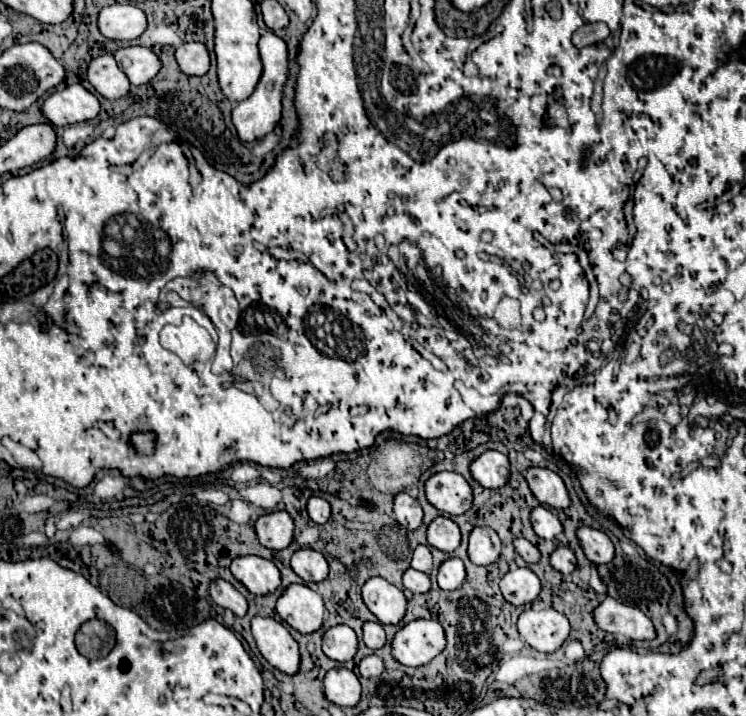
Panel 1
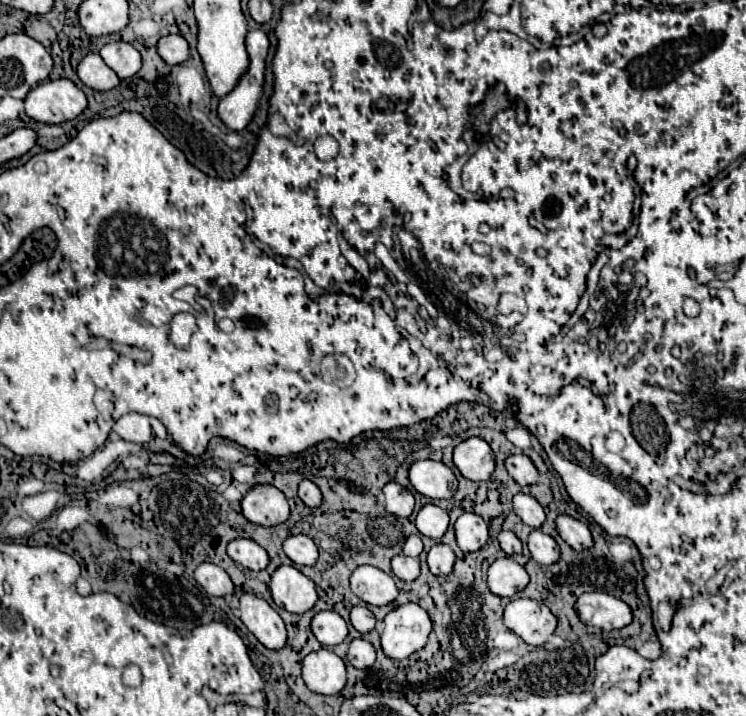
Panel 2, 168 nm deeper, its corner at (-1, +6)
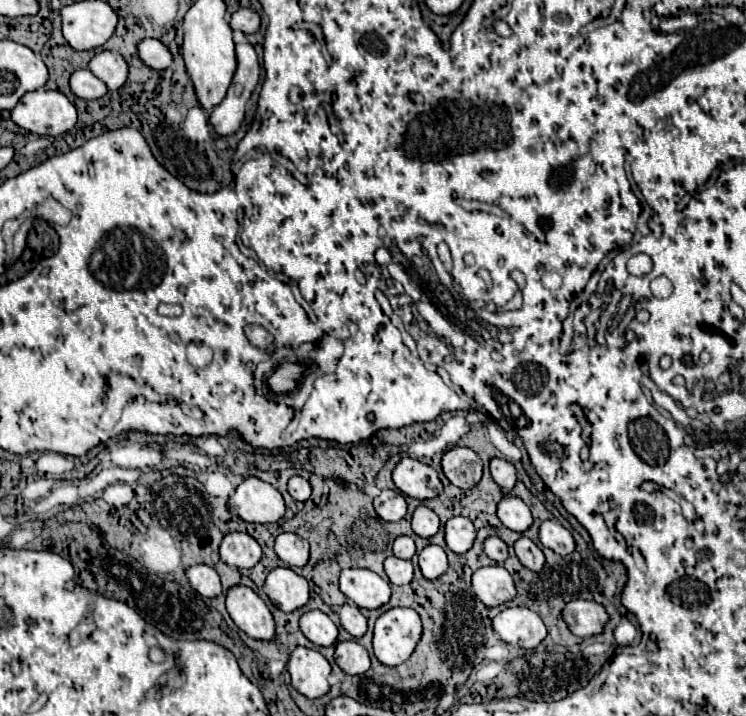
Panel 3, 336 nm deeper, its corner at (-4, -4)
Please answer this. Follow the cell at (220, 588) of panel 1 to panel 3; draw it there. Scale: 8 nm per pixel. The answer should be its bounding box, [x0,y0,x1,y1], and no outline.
[186,564,222,598]

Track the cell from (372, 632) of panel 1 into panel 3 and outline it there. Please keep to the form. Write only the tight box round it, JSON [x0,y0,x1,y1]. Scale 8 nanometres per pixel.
[340,604,368,638]

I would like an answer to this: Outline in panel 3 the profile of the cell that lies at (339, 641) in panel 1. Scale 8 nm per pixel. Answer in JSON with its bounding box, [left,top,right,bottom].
[300,610,338,646]

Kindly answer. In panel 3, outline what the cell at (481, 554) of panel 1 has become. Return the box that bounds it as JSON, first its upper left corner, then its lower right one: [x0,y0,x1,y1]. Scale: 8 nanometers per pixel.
[444,516,476,554]

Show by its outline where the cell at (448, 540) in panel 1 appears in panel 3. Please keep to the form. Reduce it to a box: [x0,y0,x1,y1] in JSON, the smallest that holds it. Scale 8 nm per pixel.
[412,506,440,538]

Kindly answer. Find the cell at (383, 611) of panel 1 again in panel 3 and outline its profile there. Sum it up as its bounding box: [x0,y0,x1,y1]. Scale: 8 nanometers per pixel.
[340,568,392,610]

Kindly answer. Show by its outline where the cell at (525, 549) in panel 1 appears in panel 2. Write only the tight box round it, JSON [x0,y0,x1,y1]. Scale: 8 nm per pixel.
[497,530,521,556]

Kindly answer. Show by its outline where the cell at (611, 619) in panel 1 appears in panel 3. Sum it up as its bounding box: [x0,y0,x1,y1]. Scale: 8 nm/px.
[564,600,608,638]

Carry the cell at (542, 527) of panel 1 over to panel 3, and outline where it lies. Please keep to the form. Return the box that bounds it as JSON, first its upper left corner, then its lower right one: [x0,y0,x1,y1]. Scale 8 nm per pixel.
[498,496,534,532]

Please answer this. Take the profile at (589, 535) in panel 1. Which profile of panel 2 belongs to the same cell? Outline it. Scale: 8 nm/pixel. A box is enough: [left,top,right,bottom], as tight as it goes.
[555,516,593,550]

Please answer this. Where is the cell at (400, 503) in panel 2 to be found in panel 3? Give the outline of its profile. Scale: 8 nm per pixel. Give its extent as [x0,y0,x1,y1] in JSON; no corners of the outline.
[374,490,408,522]

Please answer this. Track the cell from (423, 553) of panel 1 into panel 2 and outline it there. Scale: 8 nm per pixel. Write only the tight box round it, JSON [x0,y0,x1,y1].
[403,534,423,558]

